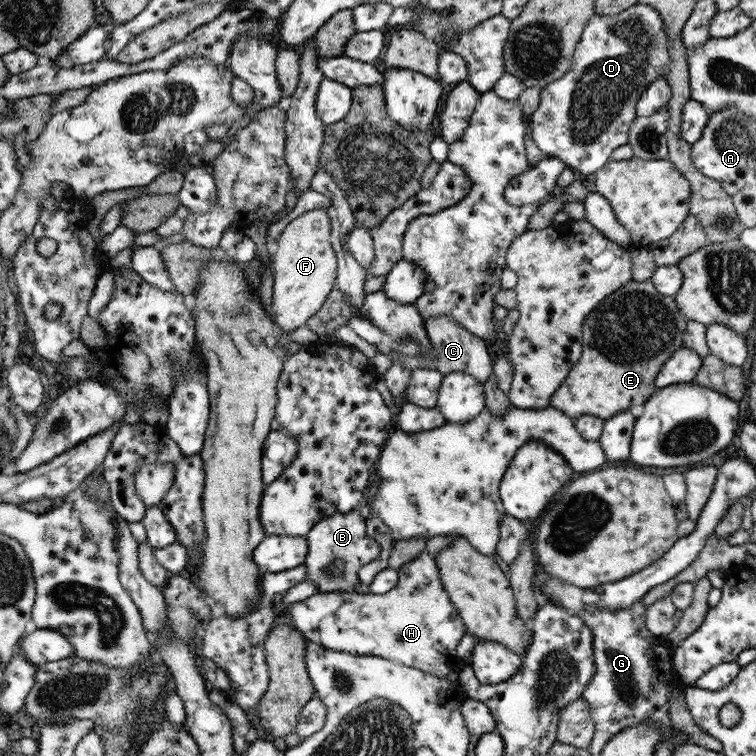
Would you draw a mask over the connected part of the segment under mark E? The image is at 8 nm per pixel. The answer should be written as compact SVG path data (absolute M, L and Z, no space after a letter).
M650 279L626 283L621 289L608 295L588 314L583 325L583 354L572 366L566 380L550 396L550 405L572 419L580 415L592 415L609 419L614 414L628 410L630 406L644 404L657 389L654 380L666 359L683 345L687 316L680 311L674 296L658 292Z

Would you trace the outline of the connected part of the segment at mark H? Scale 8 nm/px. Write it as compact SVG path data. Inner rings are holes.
M445 534L428 538L424 550L397 571L397 585L384 594L362 594L357 591L326 591L313 594L306 599L292 603L287 614L294 620L294 626L302 631L304 637L320 646L338 652L358 656L378 656L422 670L425 674L446 679L448 674L459 674L465 670L466 663L458 656L457 646L467 632L454 603L442 585L440 569L436 565L436 556L448 548L458 535Z

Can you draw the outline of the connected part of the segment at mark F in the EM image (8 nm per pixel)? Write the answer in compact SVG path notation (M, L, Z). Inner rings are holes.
M318 205L312 211L294 218L276 240L270 268L273 274L272 303L265 312L278 329L286 335L304 325L324 305L334 290L337 259L330 242L331 223L324 209Z

